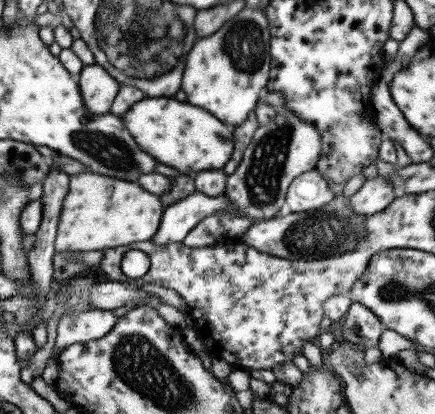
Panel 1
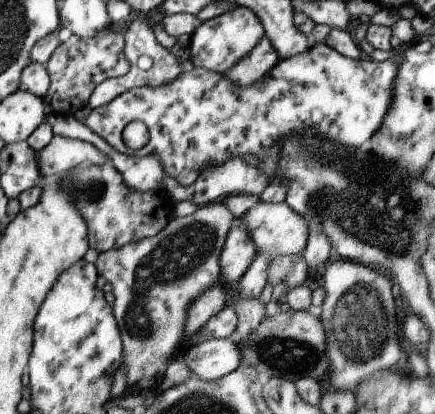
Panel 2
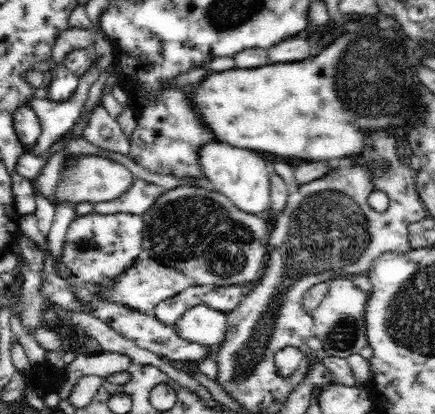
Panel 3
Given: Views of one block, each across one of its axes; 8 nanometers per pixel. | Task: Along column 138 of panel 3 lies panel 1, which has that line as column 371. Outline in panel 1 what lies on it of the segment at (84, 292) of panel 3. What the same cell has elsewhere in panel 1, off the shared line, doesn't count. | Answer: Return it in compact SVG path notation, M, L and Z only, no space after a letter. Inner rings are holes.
M355 302L349 306L343 318L341 338L355 348L369 348L379 344L379 336L383 330L385 328L381 320L373 312L369 312L369 308Z

